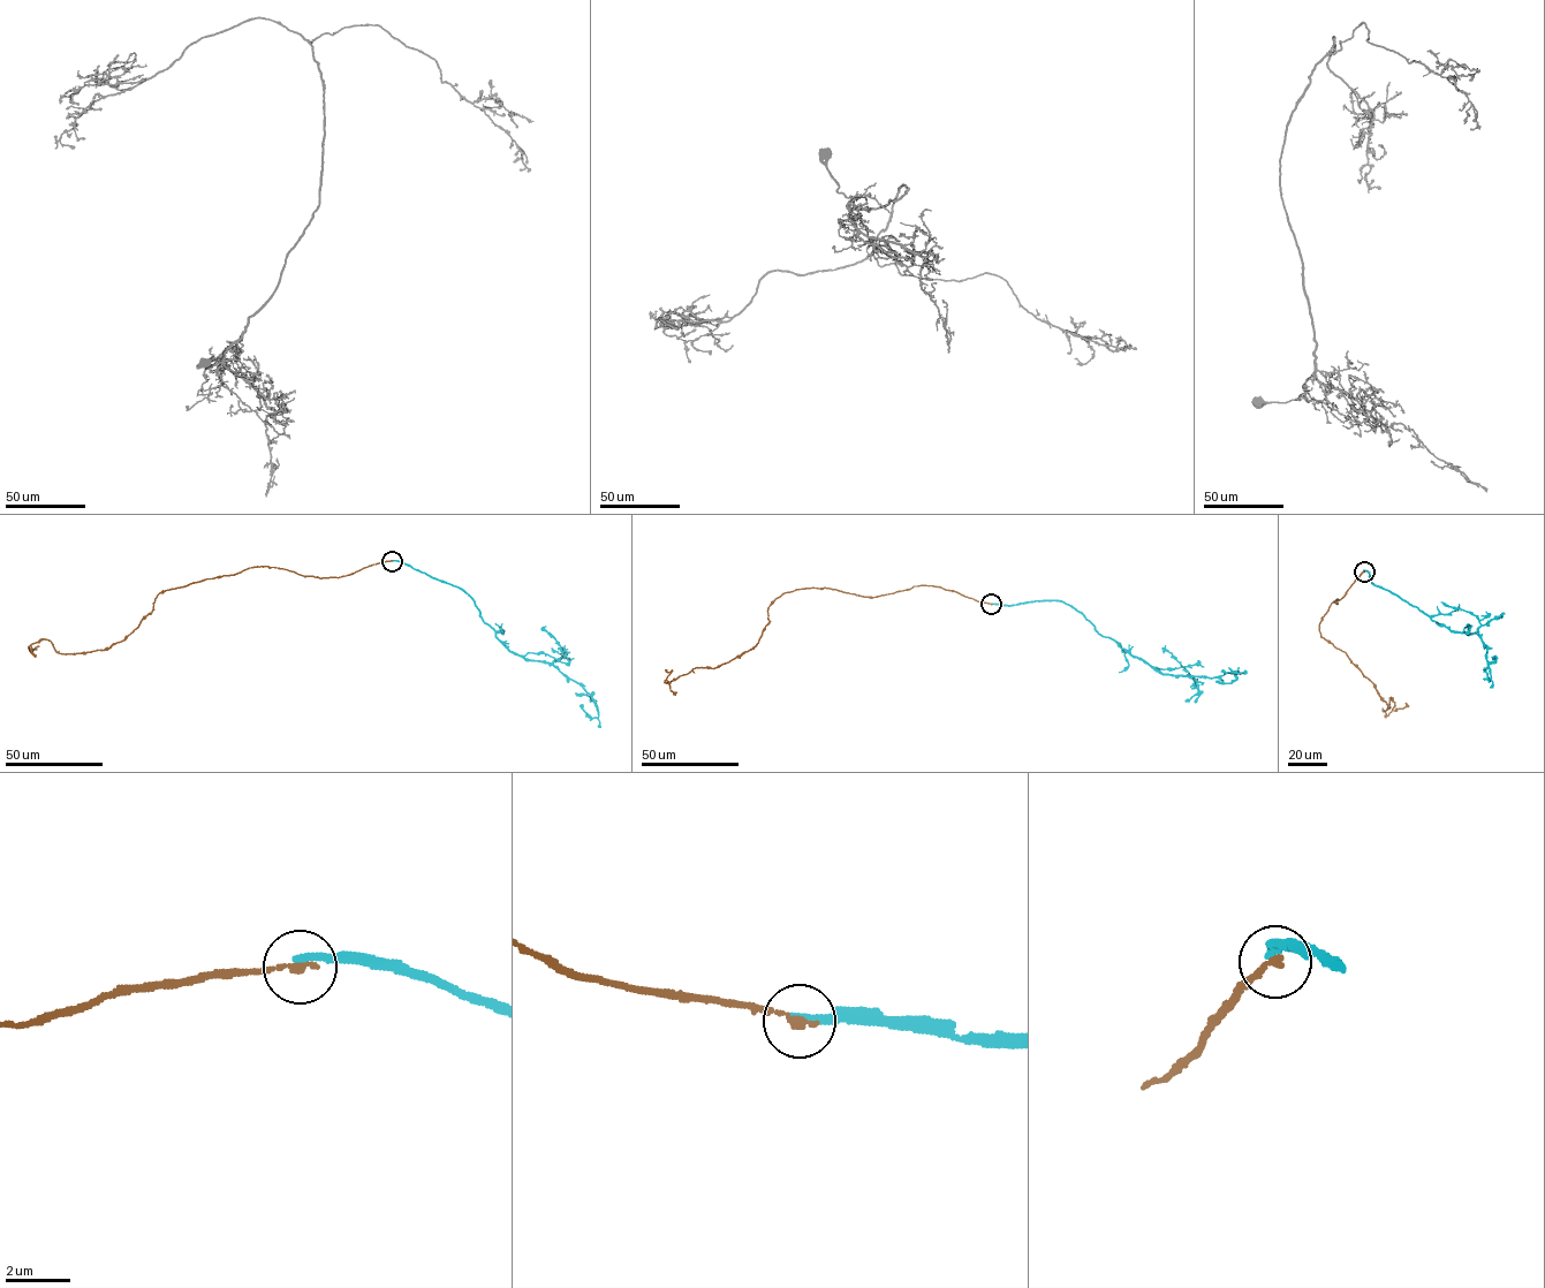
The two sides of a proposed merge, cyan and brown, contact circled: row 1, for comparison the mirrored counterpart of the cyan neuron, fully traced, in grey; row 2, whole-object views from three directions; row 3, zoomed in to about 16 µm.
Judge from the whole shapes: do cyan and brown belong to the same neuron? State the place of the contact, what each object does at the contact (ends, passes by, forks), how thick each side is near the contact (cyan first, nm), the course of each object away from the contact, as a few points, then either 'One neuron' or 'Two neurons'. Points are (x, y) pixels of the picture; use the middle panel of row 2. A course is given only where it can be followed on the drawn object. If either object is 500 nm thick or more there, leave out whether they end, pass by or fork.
Place: (991, 604). At the ring cyan ends. At the ring brown ends. Thickness 260 nm (cyan) against 200 nm. Course of cyan: (991, 604), (1063, 601), (1103, 636), (1163, 673), (1216, 677), (1242, 673), (1222, 671). Course of brown: (991, 604), (929, 585), (876, 597), (828, 588), (784, 593), (751, 649), (665, 680), (676, 692). Two neurons

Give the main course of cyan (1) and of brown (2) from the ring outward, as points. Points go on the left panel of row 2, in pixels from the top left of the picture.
1: (392, 560), (464, 591), (509, 650), (551, 663), (578, 682), (590, 695), (598, 716), (590, 718), (582, 704)
2: (392, 560), (338, 577), (249, 567), (159, 593), (108, 649), (60, 653), (45, 639), (28, 648), (38, 646)

